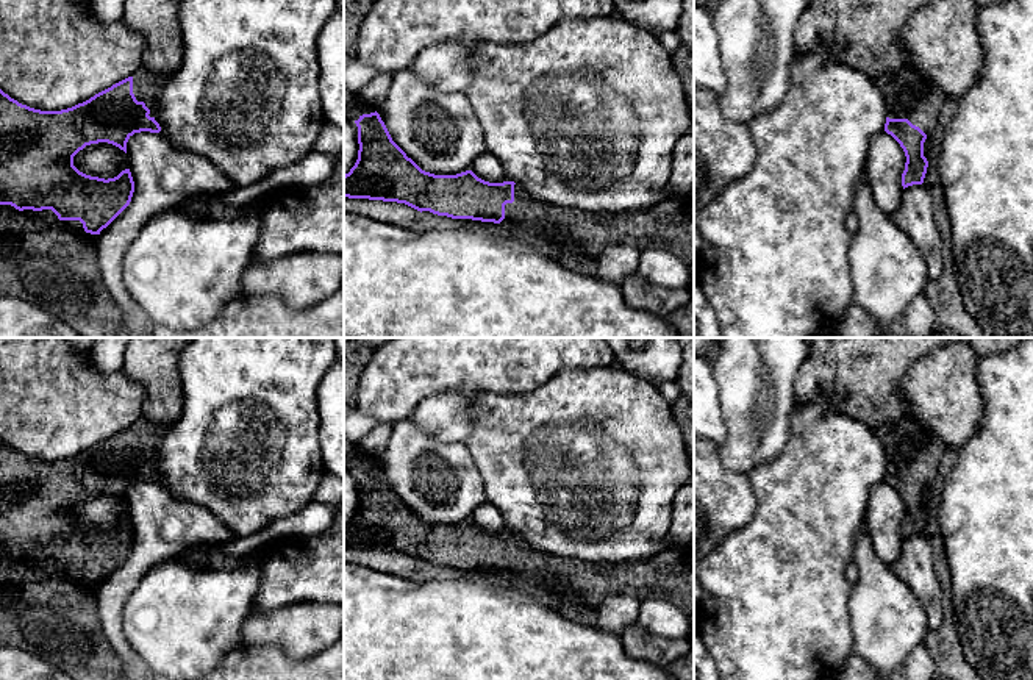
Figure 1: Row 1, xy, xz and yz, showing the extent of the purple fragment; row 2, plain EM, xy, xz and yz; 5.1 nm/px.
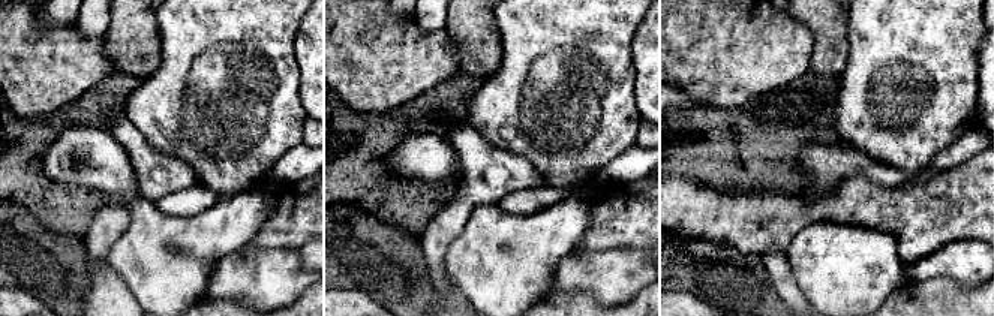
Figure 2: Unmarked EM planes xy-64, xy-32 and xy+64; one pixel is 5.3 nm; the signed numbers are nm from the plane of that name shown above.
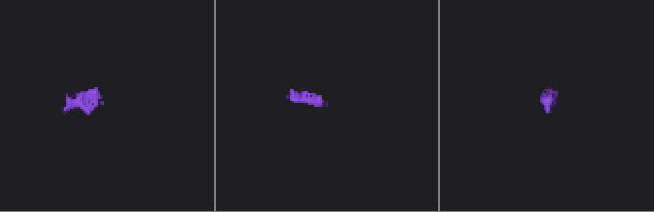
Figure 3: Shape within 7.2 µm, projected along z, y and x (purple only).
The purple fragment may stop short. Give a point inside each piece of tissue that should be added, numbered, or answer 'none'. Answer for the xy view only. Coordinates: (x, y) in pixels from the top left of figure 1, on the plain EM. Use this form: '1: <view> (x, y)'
1: xy (146, 435)

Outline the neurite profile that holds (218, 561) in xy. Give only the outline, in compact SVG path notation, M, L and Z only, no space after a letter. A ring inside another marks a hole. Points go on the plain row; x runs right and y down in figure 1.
M213 552L209 558L209 564L202 569L213 569L213 571L223 571L223 569L233 569L238 564L244 563L248 558L248 555L244 557L233 557L220 552Z

